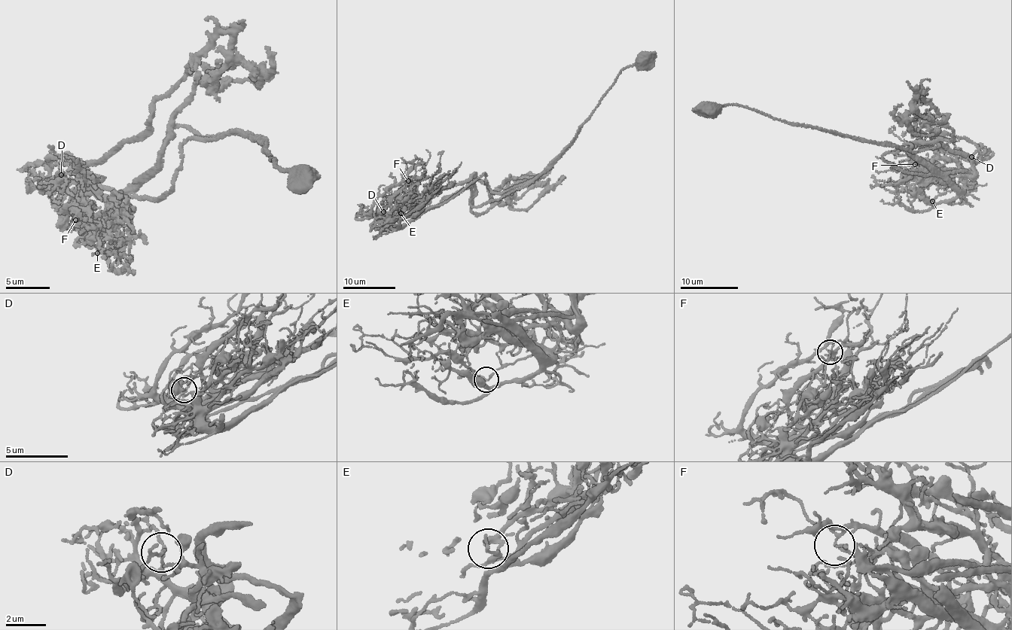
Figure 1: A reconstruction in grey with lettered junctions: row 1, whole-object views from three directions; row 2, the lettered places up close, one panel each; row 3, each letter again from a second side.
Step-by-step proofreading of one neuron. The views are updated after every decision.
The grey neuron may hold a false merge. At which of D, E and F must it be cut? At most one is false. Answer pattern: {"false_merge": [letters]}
{"false_merge": ["F"]}

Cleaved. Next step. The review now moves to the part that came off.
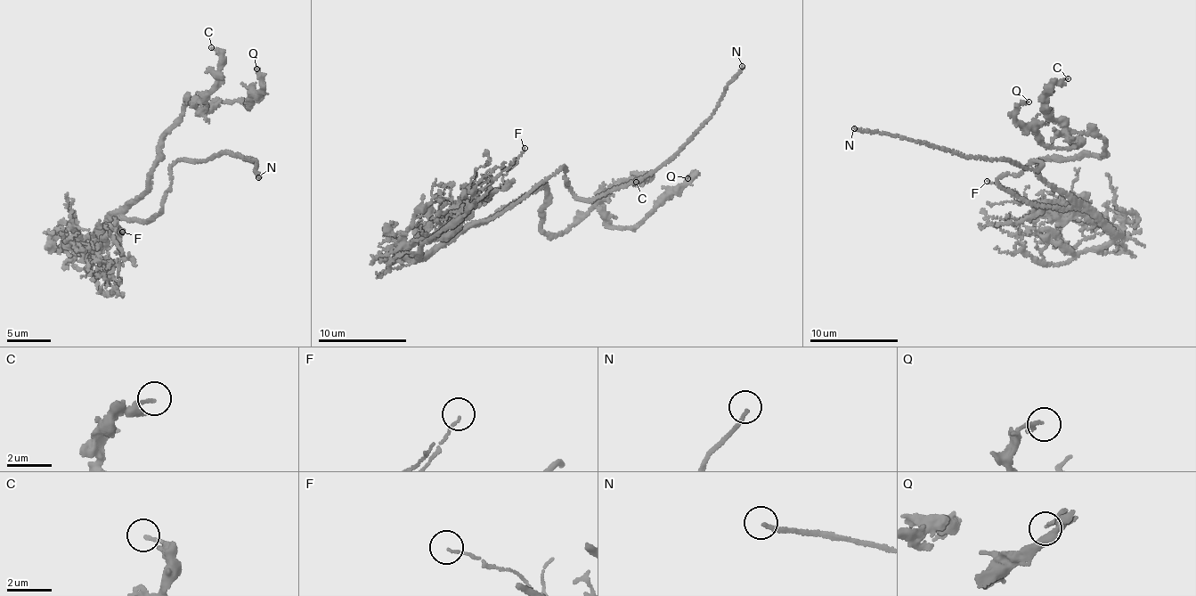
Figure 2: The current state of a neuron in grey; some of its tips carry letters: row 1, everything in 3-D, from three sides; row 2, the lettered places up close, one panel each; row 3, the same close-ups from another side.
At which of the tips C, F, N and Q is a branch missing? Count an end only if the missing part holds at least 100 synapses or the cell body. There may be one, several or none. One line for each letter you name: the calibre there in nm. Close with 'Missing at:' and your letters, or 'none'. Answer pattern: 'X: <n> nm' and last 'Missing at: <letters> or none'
N: 170 nm
Missing at: N

